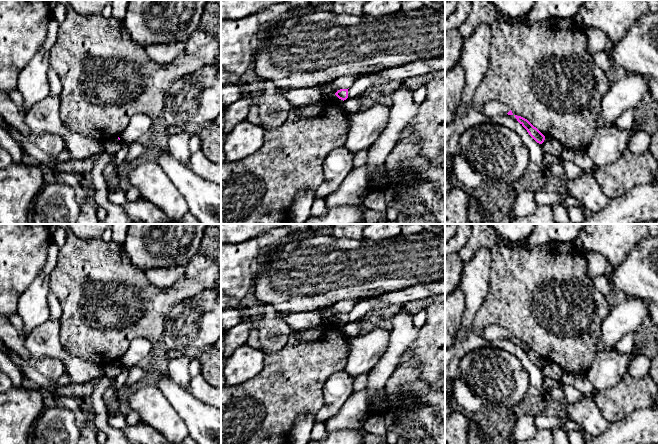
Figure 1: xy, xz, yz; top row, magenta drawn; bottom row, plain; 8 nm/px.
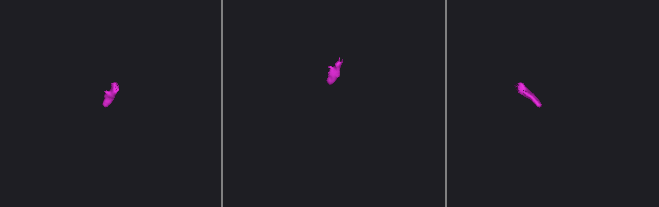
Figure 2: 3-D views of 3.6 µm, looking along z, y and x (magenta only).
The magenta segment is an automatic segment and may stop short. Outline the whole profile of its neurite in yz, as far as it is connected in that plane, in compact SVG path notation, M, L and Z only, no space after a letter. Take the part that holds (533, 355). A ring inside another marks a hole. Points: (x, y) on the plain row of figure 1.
M517 339L514 340L537 367L542 368L544 366L545 360L536 351L534 351L527 343Z

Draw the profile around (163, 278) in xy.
M173 266L167 268L150 268L144 271L147 279L157 288L169 288L185 276L185 266Z

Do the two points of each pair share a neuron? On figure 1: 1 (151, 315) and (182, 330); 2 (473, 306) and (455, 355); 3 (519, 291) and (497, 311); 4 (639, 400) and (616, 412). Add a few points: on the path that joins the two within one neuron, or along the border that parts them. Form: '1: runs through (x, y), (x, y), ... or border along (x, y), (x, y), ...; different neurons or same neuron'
1: border along (179, 303), (167, 314), (161, 339); different neurons
2: runs through (467, 318), (464, 343); same neuron
3: runs through (514, 296), (502, 306); same neuron
4: runs through (633, 400), (628, 400), (622, 406); same neuron

